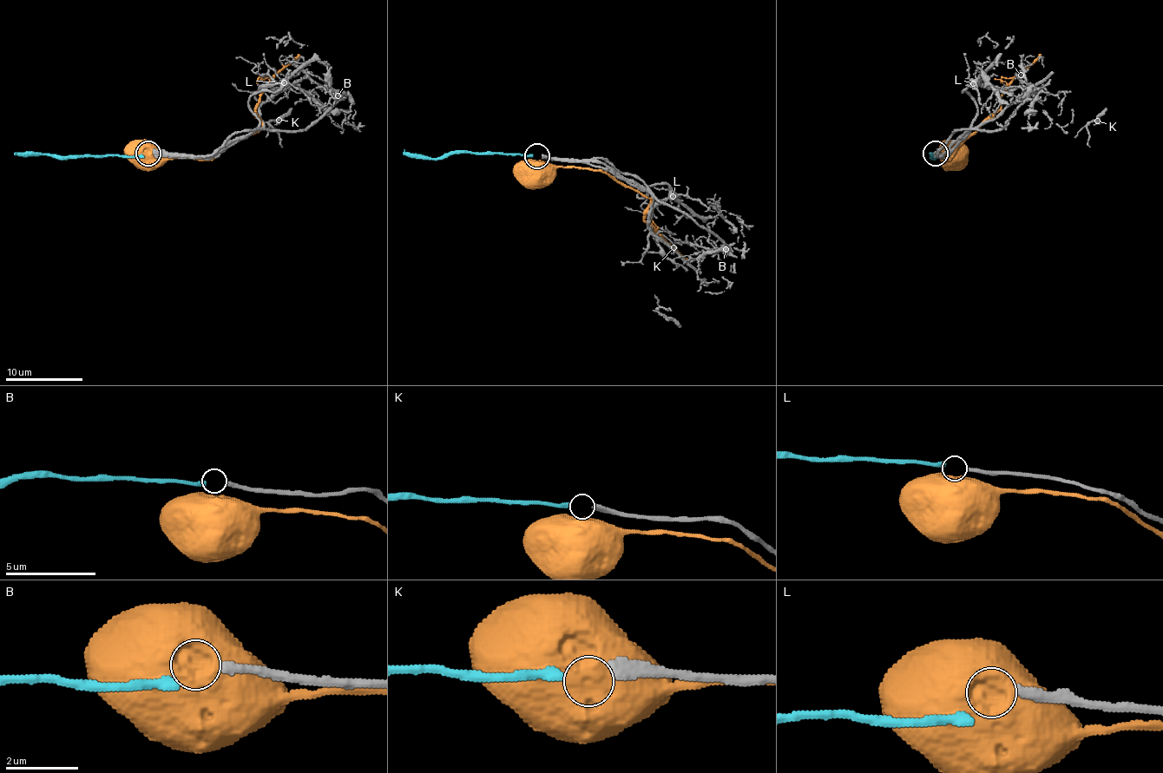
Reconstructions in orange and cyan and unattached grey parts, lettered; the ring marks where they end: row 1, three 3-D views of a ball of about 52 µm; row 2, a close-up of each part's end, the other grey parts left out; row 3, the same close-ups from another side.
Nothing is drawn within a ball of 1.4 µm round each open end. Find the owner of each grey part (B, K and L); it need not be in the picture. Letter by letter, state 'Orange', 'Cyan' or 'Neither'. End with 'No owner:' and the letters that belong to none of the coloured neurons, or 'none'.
B: Neither
K: Cyan
L: Neither
No owner: B, L

